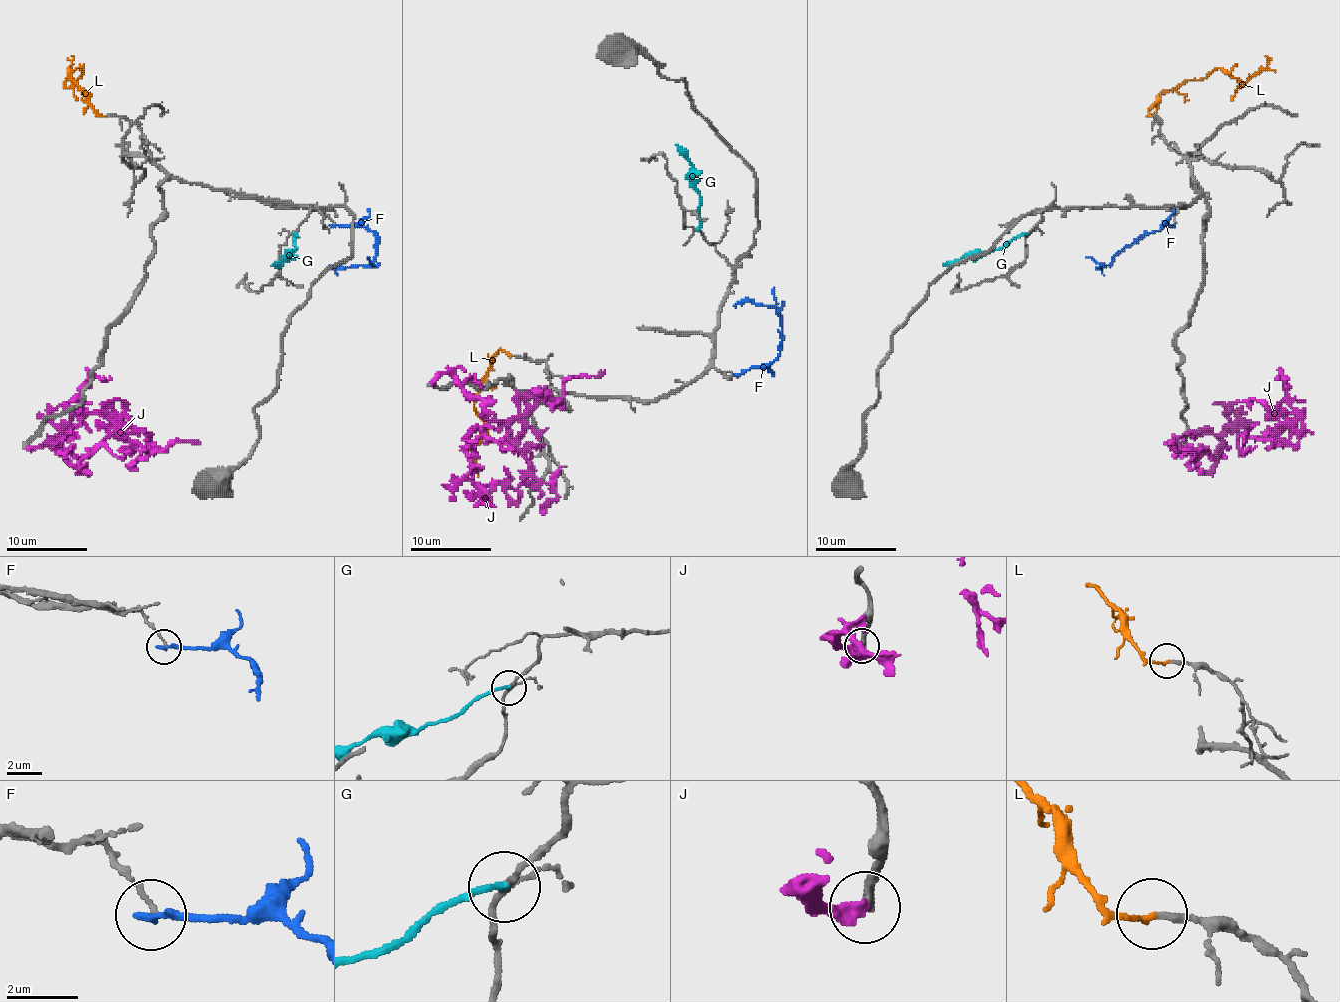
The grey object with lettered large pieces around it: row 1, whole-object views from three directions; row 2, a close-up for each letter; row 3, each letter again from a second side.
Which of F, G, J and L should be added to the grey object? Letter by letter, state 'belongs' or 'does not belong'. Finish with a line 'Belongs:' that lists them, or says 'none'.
F: does not belong
G: does not belong
J: does not belong
L: belongs
Belongs: L

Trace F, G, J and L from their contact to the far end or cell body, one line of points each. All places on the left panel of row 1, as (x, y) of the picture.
F: (333, 225), (361, 225), (373, 231), (377, 237), (377, 255), (369, 265), (329, 265)
G: (293, 233), (295, 249), (270, 265)
J: (27, 448), (77, 470), (117, 428), (77, 412), (63, 438), (51, 414), (77, 402), (59, 434)
L: (107, 114), (101, 116), (69, 76), (77, 68), (81, 72), (67, 88), (65, 80), (71, 56)

